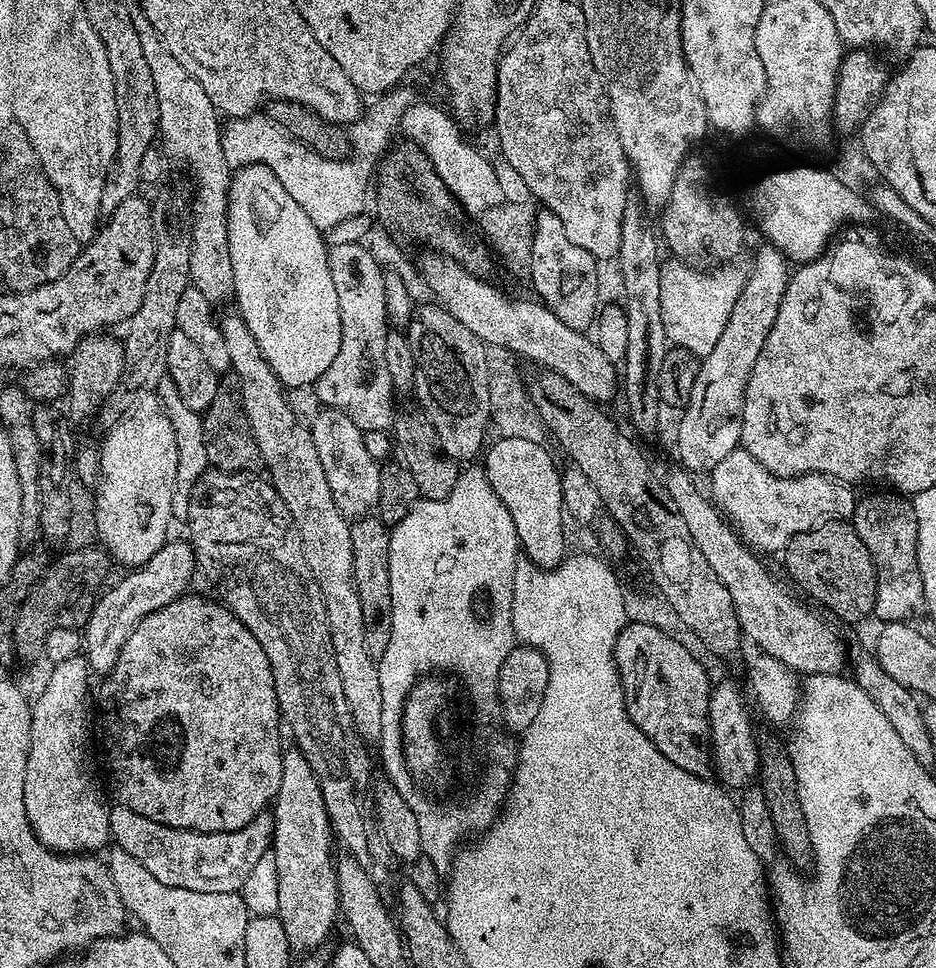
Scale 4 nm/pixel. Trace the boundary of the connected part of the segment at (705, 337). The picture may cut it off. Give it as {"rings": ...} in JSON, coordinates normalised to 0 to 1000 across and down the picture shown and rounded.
{"rings":[[[718,267],[705,274],[705,294],[707,295],[707,329],[715,352],[723,360],[737,362],[746,370],[751,370],[763,362],[771,341],[784,320],[784,312],[793,304],[797,288],[796,278],[786,275],[769,275],[762,281],[747,281],[738,272]]]}

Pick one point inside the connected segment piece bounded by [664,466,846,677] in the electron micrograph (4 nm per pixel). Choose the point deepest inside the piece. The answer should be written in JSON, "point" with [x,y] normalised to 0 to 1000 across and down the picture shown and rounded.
{"point":[821,634]}

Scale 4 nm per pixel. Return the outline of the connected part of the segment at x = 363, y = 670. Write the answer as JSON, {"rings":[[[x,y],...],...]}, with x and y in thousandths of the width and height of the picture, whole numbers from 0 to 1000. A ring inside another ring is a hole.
{"rings":[[[255,324],[236,325],[233,331],[237,341],[237,349],[241,349],[241,358],[246,362],[247,383],[256,394],[256,410],[263,419],[263,432],[267,432],[267,444],[271,444],[271,454],[276,457],[278,474],[281,482],[286,482],[285,495],[294,502],[295,509],[306,519],[306,527],[310,527],[312,537],[316,540],[318,556],[323,560],[323,568],[327,572],[327,585],[331,585],[331,593],[340,601],[344,610],[344,618],[348,622],[350,650],[357,671],[357,684],[361,684],[361,696],[365,696],[365,713],[370,713],[370,725],[376,735],[376,744],[380,747],[382,758],[390,762],[405,761],[408,754],[408,709],[404,705],[404,682],[393,670],[393,648],[387,638],[387,622],[378,601],[378,572],[374,552],[376,541],[357,523],[357,510],[353,510],[353,501],[348,498],[348,489],[344,486],[344,476],[340,474],[340,465],[335,461],[332,441],[325,438],[312,427],[308,418],[306,402],[300,397],[293,382],[284,374],[276,353],[271,353],[271,345],[263,337]]]}

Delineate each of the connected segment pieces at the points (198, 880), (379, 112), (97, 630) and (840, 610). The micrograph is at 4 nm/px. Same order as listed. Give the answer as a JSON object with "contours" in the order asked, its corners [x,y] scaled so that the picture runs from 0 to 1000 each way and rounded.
{"contours":[[[[124,833],[118,839],[118,857],[123,875],[152,890],[177,915],[213,921],[256,921],[276,886],[287,883],[293,847],[290,842],[279,841],[253,860],[204,860],[160,849],[143,837]]],[[[429,89],[412,96],[394,111],[392,108],[384,123],[371,129],[376,157],[370,164],[353,165],[339,159],[280,116],[245,123],[235,137],[237,155],[245,174],[249,176],[265,169],[282,169],[293,180],[293,184],[306,192],[306,200],[310,200],[310,205],[314,205],[314,209],[327,217],[331,229],[349,238],[390,218],[389,206],[395,202],[400,174],[408,157],[416,153],[419,138],[426,137],[434,114],[446,101],[447,97],[440,90]]],[[[184,556],[173,564],[173,568],[169,568],[169,572],[165,572],[165,576],[132,593],[137,595],[130,596],[120,608],[116,606],[103,621],[94,644],[88,650],[88,677],[97,693],[103,696],[115,695],[122,684],[126,684],[126,676],[147,643],[165,634],[165,630],[173,630],[173,626],[198,615],[202,611],[201,602],[205,594],[210,594],[210,591],[209,569],[204,561],[200,557]]],[[[888,537],[853,552],[842,559],[835,577],[847,601],[864,616],[864,621],[873,620],[881,628],[881,633],[890,632],[906,645],[933,635],[936,627],[936,586],[929,568],[921,564],[921,556],[917,556],[909,540]]]]}

